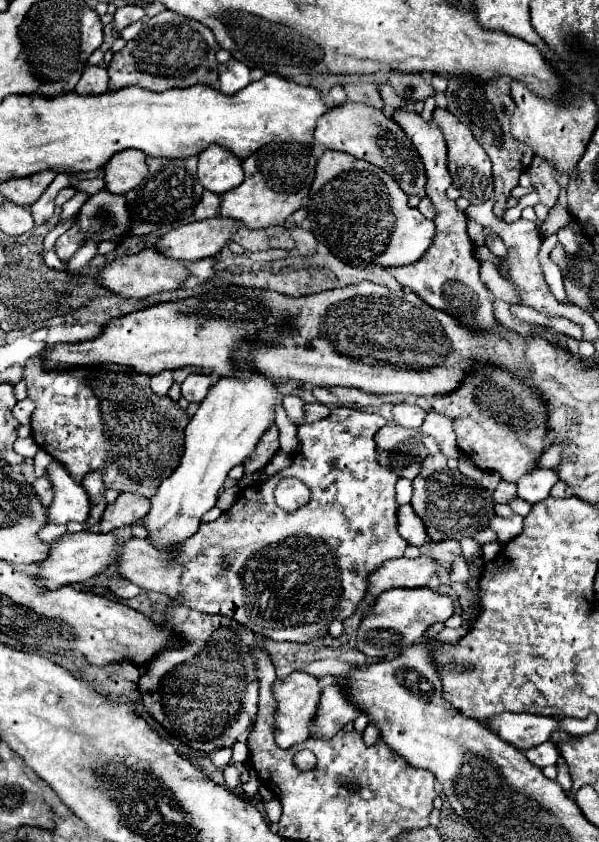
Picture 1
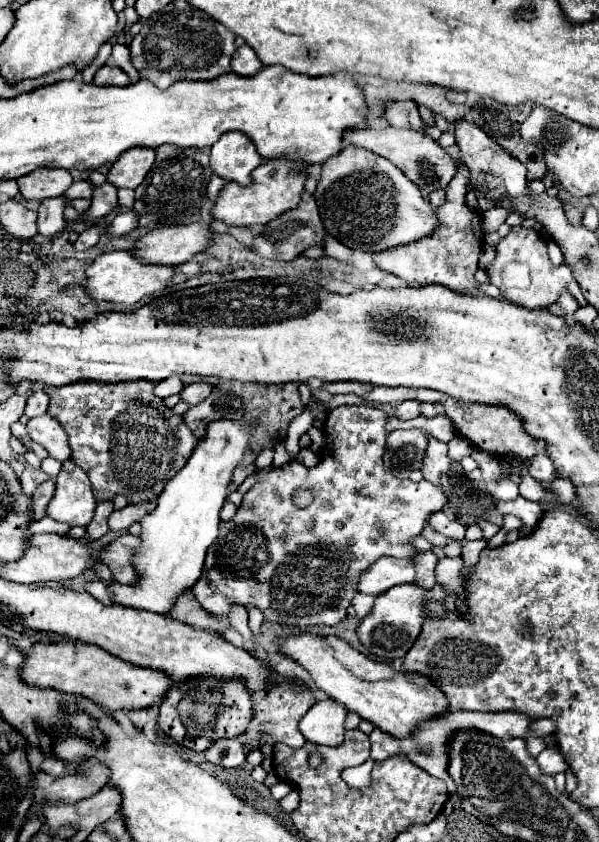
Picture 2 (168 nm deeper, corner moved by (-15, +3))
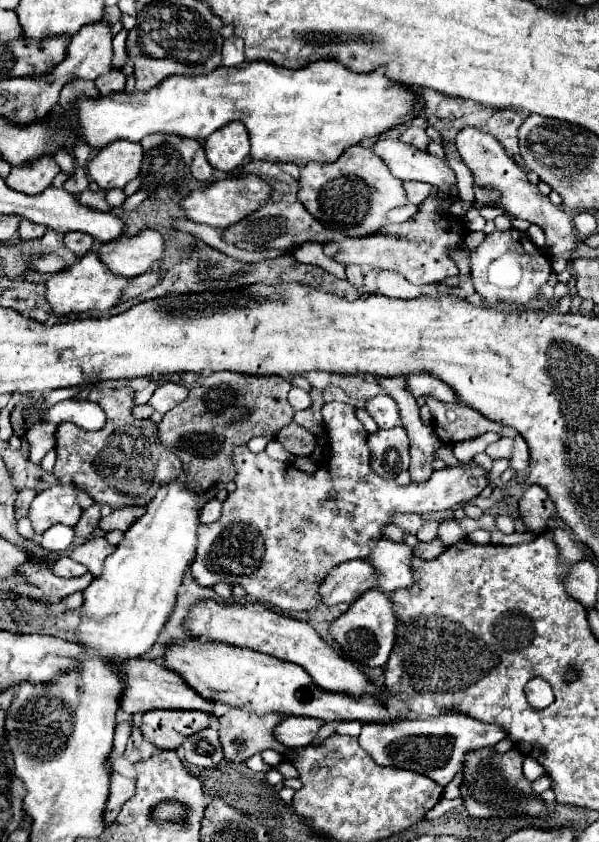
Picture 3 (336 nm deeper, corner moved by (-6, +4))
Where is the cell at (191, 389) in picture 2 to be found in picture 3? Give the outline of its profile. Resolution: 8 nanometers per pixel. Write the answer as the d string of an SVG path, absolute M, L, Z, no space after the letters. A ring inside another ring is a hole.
M166 383L162 387L158 387L154 391L154 395L150 397L148 405L158 411L158 413L168 413L172 407L176 407L182 399L186 399L188 395L188 389L184 385L178 385L178 383Z

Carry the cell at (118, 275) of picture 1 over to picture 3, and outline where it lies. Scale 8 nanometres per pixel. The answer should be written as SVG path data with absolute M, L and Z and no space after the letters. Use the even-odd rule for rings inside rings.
M90 251L88 255L78 259L68 269L52 275L44 285L46 285L44 299L48 301L52 313L56 317L66 317L70 313L86 313L86 311L92 311L92 309L98 309L98 311L112 309L116 305L116 301L120 299L122 289L128 285L128 279L112 275L102 265L100 257L94 251Z

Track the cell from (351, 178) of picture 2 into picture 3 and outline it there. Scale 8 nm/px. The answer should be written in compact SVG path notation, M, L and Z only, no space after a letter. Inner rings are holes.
M362 145L348 147L338 161L334 163L308 163L300 169L300 179L298 179L298 201L304 205L304 209L316 217L326 229L342 235L342 237L366 237L376 233L382 225L386 225L386 213L394 207L406 205L406 191L402 187L402 181L396 179L386 163L372 151Z

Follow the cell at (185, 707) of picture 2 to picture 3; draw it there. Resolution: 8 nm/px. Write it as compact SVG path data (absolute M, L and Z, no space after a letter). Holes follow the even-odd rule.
M150 711L150 713L142 715L140 731L158 749L178 749L182 745L184 737L208 727L208 717L210 715L202 713L202 711Z

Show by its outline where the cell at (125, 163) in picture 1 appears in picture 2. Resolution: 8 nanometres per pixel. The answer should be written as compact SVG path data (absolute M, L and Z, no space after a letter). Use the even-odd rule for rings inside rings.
M131 148L111 166L107 180L115 188L137 188L155 164L153 148Z

